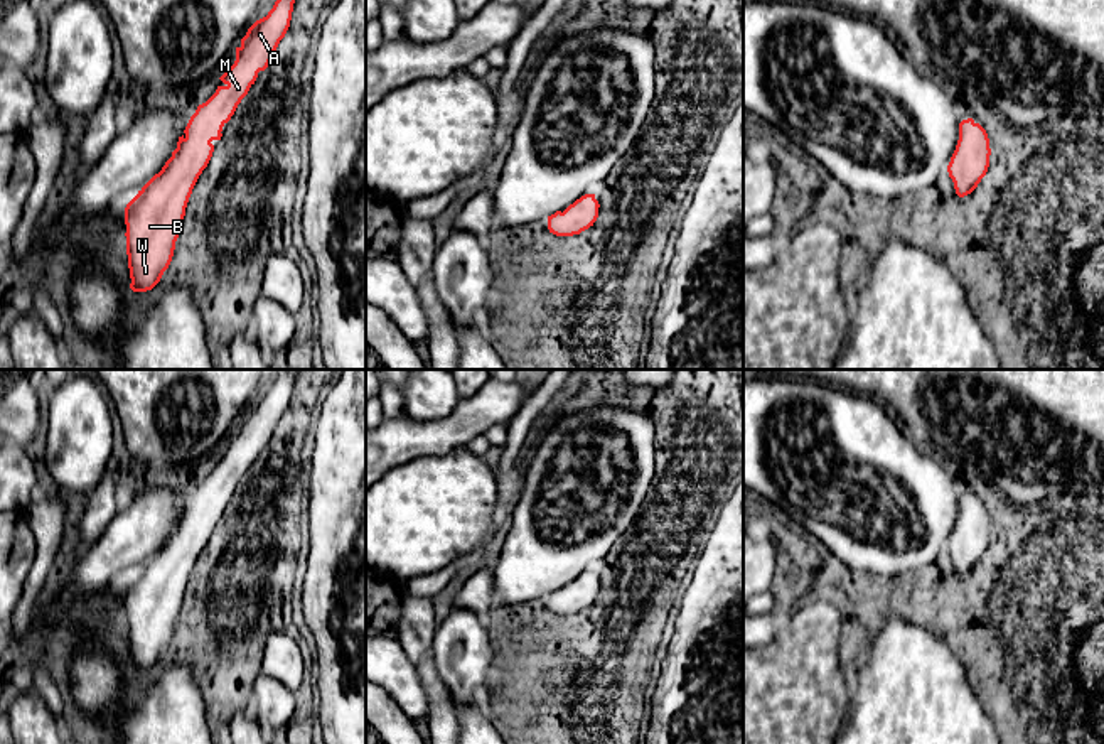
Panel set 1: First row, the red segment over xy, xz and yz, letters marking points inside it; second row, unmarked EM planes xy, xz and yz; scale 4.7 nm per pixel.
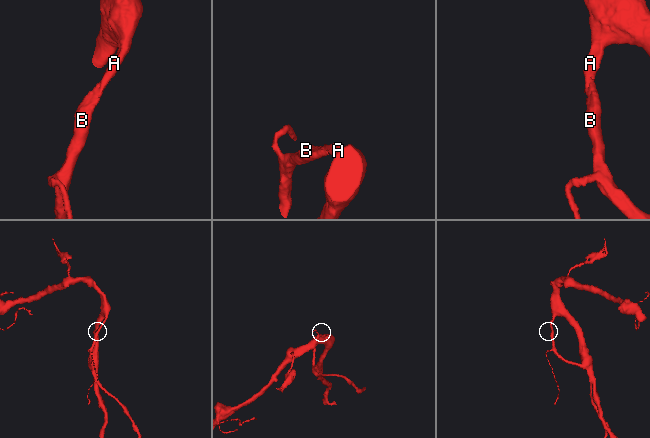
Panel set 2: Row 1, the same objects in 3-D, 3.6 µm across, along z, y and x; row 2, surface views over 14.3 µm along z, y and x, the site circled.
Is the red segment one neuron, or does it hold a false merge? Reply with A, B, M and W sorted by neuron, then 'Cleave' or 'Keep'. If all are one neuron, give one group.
Groups: A B M W. Keep

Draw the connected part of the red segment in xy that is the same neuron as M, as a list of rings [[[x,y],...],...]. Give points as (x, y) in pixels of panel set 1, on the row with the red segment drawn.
[[[276,0],[266,17],[256,20],[236,47],[236,61],[219,78],[224,84],[197,106],[177,148],[125,208],[130,288],[152,290],[169,268],[192,189],[207,167],[222,127],[265,71],[285,37],[295,0]]]

